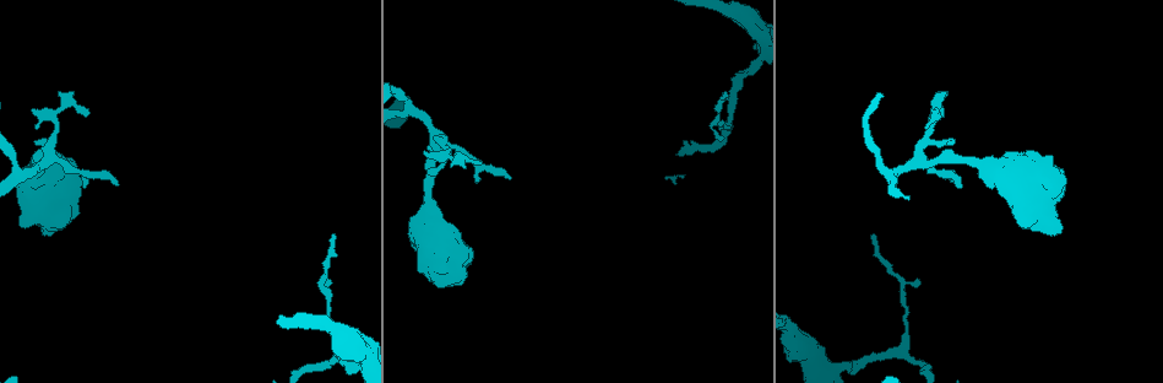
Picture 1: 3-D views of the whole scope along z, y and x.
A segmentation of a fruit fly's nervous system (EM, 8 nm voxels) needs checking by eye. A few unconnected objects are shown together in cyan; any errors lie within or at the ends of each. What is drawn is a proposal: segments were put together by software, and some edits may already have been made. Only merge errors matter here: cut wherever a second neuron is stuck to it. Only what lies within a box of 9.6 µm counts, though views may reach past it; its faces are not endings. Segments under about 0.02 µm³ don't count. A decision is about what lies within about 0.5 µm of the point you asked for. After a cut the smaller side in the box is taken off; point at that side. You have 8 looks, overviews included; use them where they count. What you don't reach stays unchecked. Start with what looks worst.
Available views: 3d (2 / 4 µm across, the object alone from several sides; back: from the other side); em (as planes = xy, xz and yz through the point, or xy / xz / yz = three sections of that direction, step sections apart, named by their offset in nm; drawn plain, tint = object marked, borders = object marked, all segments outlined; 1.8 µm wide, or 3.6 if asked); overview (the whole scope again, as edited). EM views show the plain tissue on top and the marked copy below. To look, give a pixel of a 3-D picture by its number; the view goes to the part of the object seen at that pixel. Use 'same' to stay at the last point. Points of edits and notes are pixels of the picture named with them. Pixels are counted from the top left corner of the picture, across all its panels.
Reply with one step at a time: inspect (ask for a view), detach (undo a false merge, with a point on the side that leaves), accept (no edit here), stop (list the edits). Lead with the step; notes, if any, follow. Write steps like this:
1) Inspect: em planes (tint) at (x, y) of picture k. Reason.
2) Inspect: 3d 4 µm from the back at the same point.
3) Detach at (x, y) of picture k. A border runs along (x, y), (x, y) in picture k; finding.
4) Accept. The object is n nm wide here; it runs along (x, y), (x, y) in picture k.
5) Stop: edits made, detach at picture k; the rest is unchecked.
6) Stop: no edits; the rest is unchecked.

Inspect: 3d 4 µm at (452, 272) of picture 1. Sudden change in width.

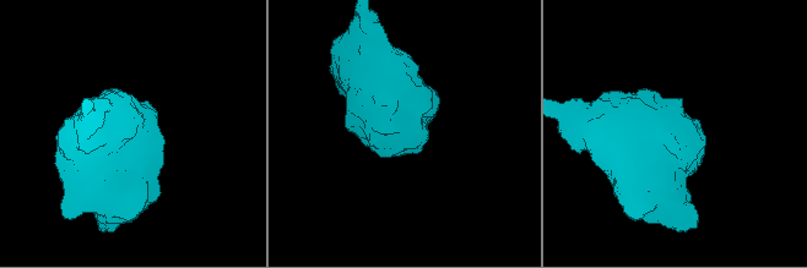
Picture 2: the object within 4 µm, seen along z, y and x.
Inspect: em 3.6 µm yz step 4 (tint) at (403, 129) of picture 2.

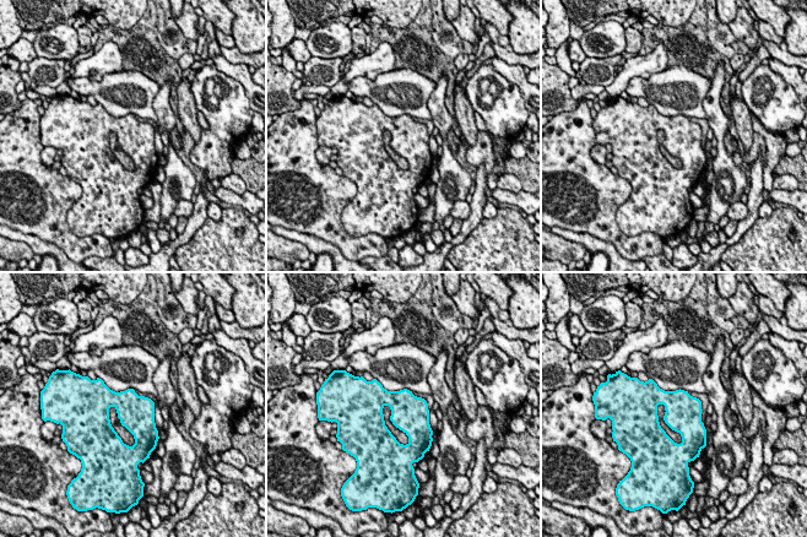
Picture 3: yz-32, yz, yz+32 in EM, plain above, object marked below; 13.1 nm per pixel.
Accept. All the same neuron.

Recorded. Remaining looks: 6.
Inspect: em planes (tint) at (936, 171) of picture 1. Narrows sharply.

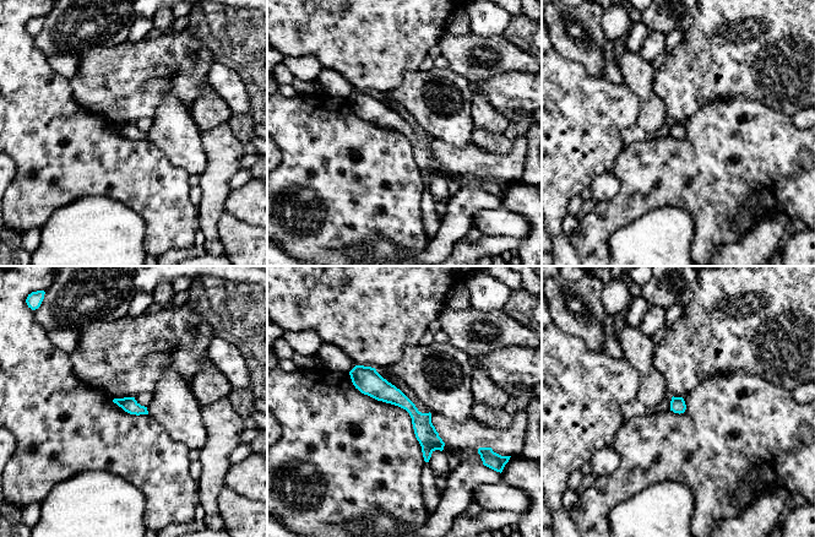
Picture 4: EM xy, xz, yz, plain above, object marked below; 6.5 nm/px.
Accept. It runs along (353, 373), (400, 399), (440, 446) in picture 4; all the same neuron.

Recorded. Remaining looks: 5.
Inspect: 3d 4 µm at (906, 313) of picture 1. Thin neck.

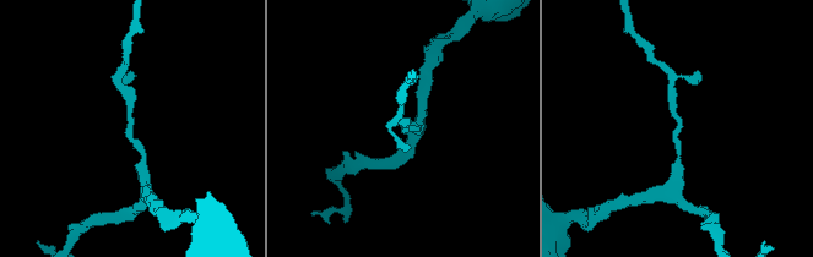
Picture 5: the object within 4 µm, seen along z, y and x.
Inspect: em planes (borders) at (128, 125) of picture 5.

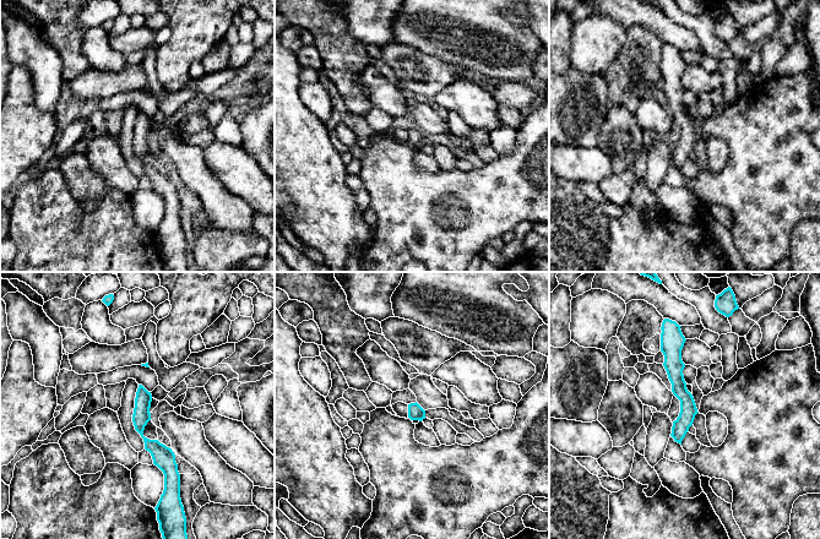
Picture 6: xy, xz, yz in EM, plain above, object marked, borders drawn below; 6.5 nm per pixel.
Accept. The object is 100 nm wide here; one neuron here.

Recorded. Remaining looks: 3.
Stop: no edits; the rest is unchecked.

